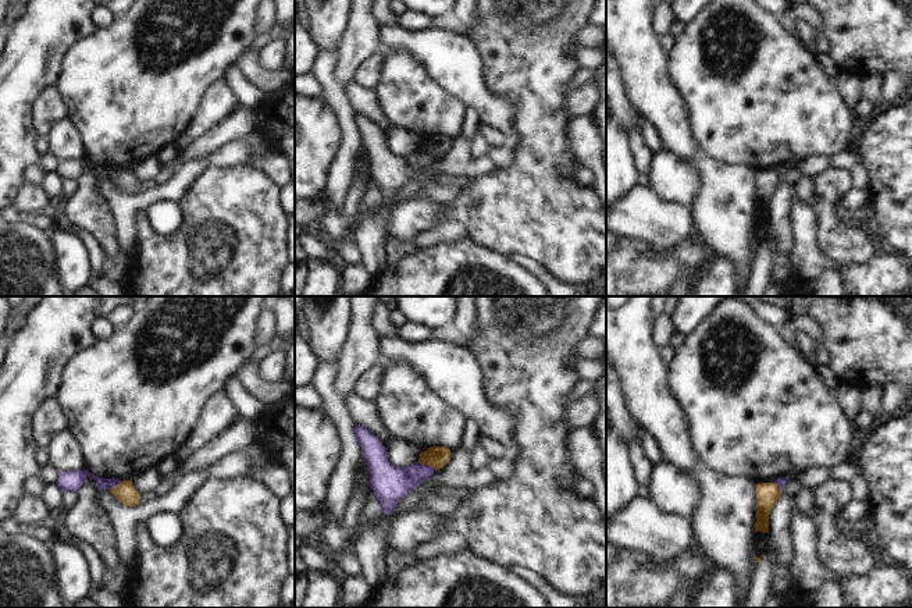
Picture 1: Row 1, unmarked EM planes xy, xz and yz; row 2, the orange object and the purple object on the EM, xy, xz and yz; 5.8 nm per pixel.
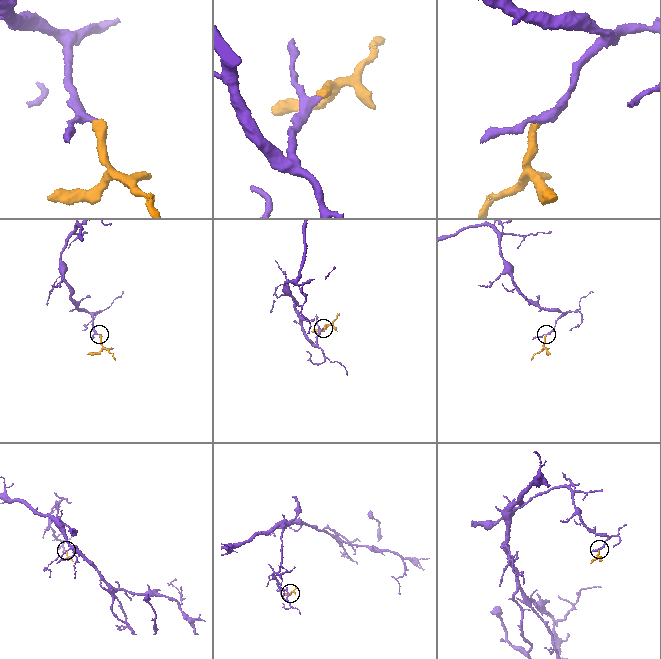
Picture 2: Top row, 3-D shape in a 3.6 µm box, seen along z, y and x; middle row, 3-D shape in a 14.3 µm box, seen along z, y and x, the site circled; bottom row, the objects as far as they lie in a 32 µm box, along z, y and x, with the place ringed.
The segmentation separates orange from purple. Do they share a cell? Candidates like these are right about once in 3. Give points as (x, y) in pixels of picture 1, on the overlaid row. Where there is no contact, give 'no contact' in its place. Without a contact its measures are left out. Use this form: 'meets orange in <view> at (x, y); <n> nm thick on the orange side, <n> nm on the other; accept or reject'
meets orange in xz at (427, 464); 130 nm thick on the orange side, 200 nm on the other; reject

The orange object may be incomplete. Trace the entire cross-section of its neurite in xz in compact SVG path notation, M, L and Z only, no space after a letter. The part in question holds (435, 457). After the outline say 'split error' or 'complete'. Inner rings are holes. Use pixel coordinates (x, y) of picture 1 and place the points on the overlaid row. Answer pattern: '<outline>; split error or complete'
M431 447L420 454L418 463L428 465L435 470L442 469L450 459L450 449L446 447Z; complete

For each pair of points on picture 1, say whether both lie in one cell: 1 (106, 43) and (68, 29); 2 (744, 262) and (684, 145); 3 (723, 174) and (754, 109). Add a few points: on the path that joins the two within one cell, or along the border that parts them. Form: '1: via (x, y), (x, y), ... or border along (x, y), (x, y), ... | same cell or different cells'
1: border along (96, 28), (79, 38), (63, 57) | different cells
2: via (727, 233), (726, 188), (712, 171) | same cell
3: border along (701, 145), (713, 159), (744, 164), (756, 171) | different cells

